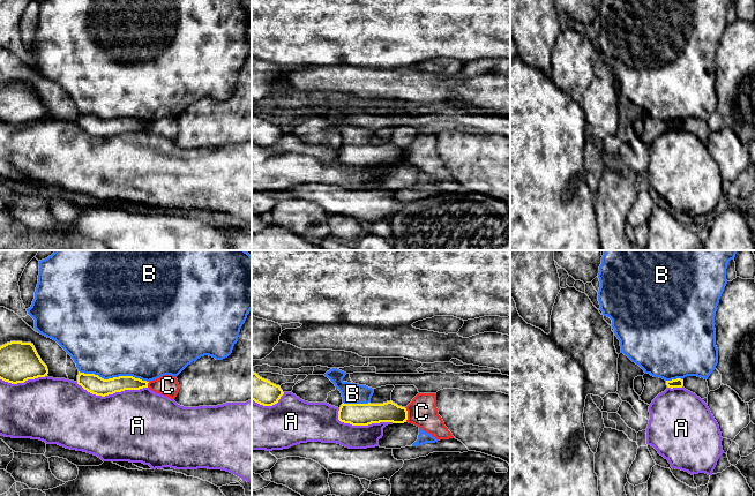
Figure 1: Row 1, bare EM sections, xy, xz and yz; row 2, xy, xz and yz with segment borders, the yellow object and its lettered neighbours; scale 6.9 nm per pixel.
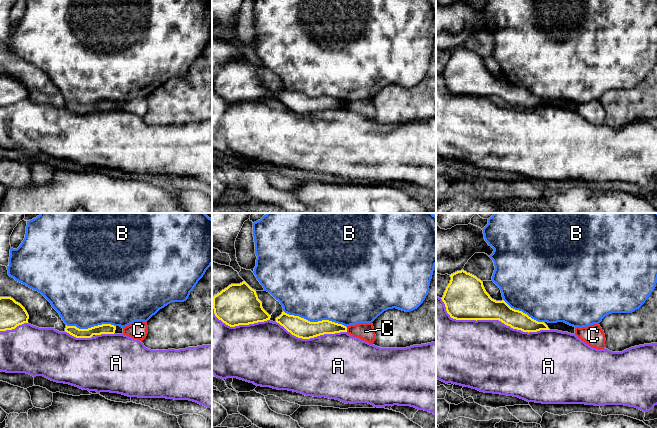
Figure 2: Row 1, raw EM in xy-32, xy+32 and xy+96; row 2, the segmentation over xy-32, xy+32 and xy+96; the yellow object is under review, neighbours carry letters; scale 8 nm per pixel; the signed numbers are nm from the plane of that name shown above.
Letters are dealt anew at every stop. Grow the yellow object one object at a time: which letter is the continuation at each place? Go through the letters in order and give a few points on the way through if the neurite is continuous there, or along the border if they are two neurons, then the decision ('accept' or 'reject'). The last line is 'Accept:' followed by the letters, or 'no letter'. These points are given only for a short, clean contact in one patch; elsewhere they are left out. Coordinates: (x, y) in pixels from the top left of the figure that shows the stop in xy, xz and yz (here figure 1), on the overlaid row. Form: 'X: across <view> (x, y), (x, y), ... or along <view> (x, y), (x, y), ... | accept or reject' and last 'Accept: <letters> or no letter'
A: reject
B: reject
C: along xz (404, 407), (406, 421) | reject
Accept: no letter

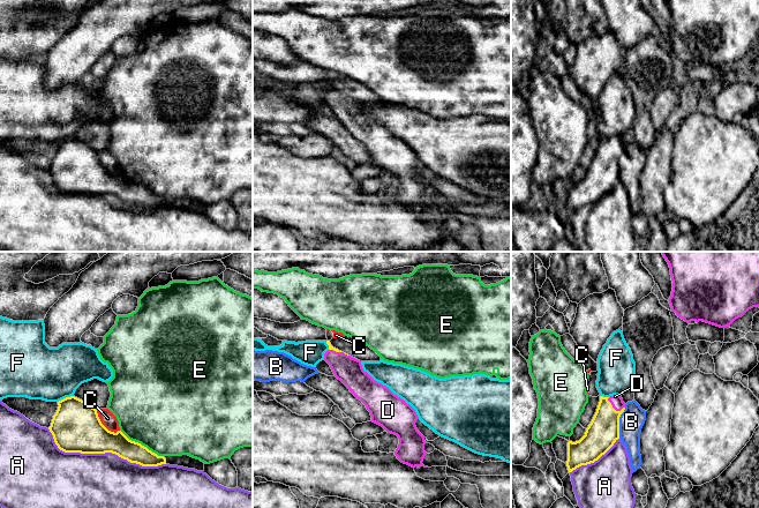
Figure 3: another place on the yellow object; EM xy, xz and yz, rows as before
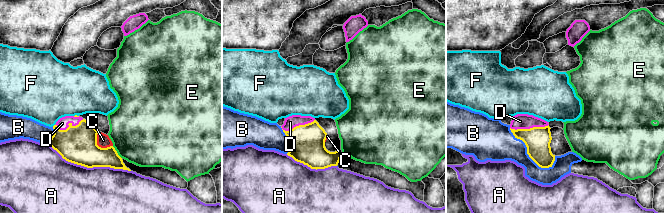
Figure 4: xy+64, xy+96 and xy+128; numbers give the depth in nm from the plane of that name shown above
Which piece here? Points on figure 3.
A: reject
B: reject
C: along xy (96, 410), (99, 420), (109, 430), (119, 431) | reject
D: across yz (603, 431), (607, 415), (613, 408), (616, 401) | accept
E: reject
F: along xy (73, 395), (66, 396), (58, 402) | reject
Accept: D

